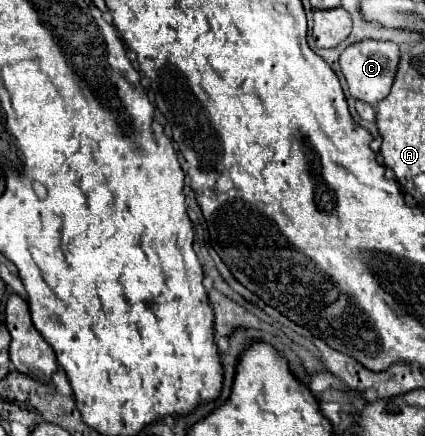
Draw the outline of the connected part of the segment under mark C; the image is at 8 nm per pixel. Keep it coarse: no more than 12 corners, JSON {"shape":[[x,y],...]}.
{"shape":[[365,40],[341,54],[351,96],[371,106],[395,82],[401,50]]}

